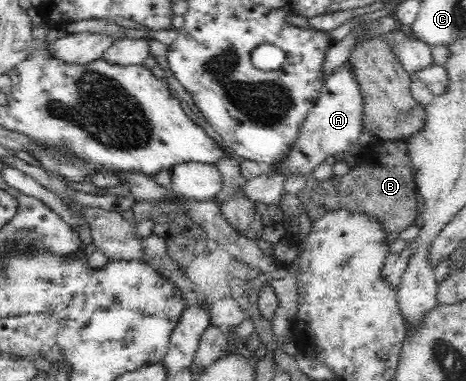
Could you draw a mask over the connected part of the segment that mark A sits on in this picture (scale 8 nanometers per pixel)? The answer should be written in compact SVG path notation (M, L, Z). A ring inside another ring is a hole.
M348 61L323 81L318 99L308 110L290 155L281 163L281 171L286 177L304 176L308 180L314 169L334 154L350 152L360 159L365 151L359 141L364 128L363 115L364 96L356 80L354 66Z

